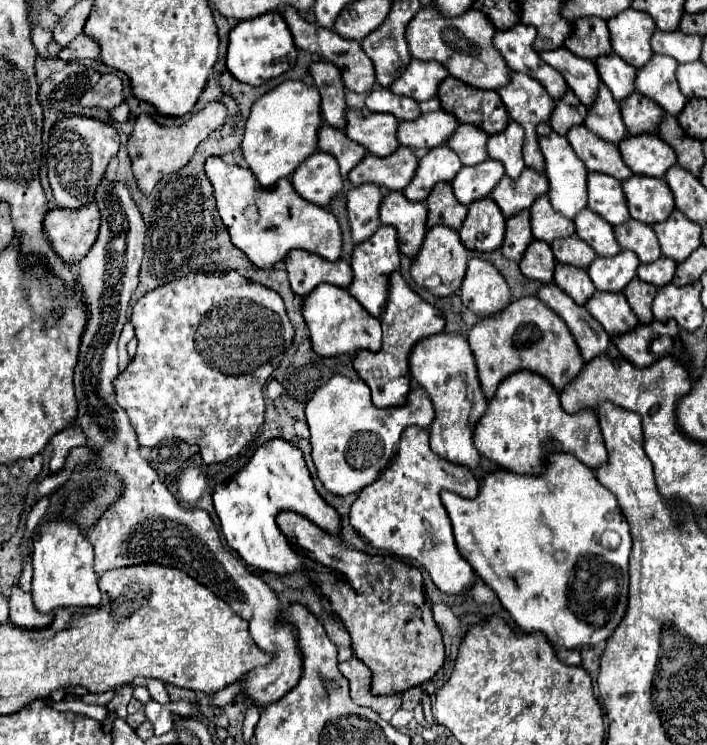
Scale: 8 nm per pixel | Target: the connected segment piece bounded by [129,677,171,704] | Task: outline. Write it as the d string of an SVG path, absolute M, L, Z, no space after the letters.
M136 677L129 684L134 688L145 687L149 691L152 699L159 702L160 704L168 704L171 702L167 694L165 684L158 679Z

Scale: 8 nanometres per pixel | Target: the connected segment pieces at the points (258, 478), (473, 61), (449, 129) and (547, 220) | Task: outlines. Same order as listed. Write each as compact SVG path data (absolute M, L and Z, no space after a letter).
M274 438L258 446L248 464L240 472L236 472L230 482L218 484L214 488L212 500L228 546L236 550L250 566L274 574L294 574L300 570L328 572L328 568L320 568L320 564L296 554L276 524L280 510L294 510L326 532L334 536L340 534L340 516L316 492L304 456L294 444L282 438Z
M424 6L408 22L406 42L414 58L440 62L450 76L462 80L468 86L482 90L496 90L508 84L508 66L492 44L494 32L496 30L492 28L490 20L486 16L480 16L480 12L472 12L472 8L456 18L442 18L436 12L436 8Z
M426 112L420 114L416 120L406 120L398 124L398 142L400 146L408 148L436 148L440 144L446 144L450 134L456 130L458 120L444 112Z
M538 196L534 200L532 208L530 208L530 214L532 214L532 234L534 234L534 238L544 240L548 244L556 238L568 238L576 232L574 220L560 216L552 208L548 196Z

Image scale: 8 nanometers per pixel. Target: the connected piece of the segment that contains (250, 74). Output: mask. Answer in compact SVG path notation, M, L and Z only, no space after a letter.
M268 12L252 20L240 20L230 30L226 68L236 80L246 82L250 86L260 86L262 82L290 70L294 62L296 62L296 46L292 34L288 32L288 26L284 24L284 18L278 12Z

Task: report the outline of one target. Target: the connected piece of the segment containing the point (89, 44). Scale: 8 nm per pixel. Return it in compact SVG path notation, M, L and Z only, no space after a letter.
M80 34L76 36L66 48L62 48L58 52L58 58L64 60L64 62L72 62L72 60L86 60L86 58L92 58L96 60L100 56L100 48L96 44L96 40L88 38L86 34Z

